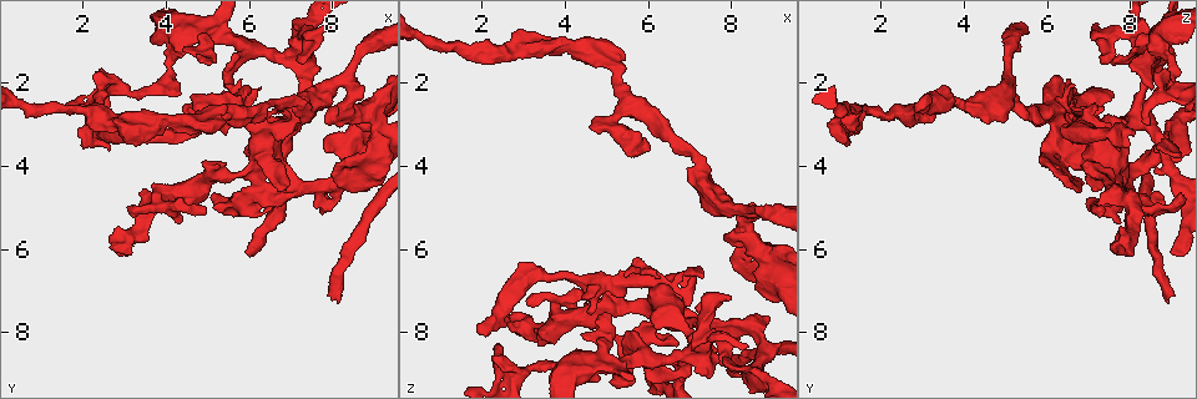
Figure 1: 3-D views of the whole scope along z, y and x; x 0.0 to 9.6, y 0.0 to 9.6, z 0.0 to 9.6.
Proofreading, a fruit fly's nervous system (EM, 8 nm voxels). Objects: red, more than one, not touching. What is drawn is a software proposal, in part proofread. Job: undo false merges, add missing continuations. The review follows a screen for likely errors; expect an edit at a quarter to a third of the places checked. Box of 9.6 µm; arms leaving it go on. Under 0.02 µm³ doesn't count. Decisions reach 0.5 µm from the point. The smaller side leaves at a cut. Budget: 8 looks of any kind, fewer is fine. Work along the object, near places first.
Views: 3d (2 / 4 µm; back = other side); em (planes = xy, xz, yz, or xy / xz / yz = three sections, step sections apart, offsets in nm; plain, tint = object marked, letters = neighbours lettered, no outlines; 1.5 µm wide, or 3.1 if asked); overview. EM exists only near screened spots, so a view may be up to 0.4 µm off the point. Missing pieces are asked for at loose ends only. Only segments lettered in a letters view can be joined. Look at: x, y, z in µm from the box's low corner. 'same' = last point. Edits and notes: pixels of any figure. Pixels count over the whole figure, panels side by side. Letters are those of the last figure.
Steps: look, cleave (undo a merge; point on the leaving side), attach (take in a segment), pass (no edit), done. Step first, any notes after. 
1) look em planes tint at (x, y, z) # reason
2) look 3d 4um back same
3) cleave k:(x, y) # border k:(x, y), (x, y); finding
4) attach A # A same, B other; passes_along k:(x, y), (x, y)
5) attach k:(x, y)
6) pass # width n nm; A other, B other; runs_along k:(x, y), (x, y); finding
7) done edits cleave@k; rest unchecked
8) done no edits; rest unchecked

look em planes letters at (8.85, 4.55, 7.70) # branch stops here

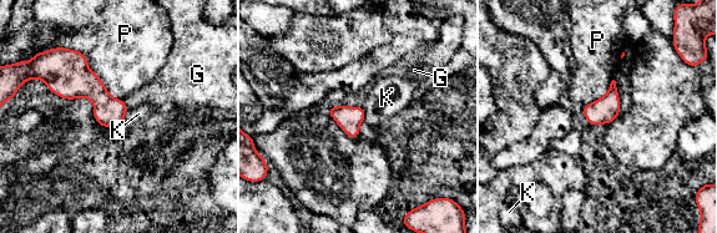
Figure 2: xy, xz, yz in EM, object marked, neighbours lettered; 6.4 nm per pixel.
pass # longest_contact P 480 nm; G other, K other, P other; border 2:(362, 106), (364, 120); none of them fits

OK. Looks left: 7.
look 3d 2um back at (4.65, 2.25, 3.05) # free end

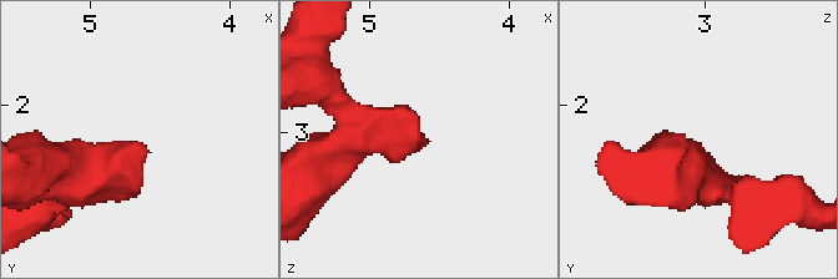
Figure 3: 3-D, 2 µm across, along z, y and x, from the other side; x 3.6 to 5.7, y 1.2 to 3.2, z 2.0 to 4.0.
look em planes letters at (4.62, 2.26, 3.08)

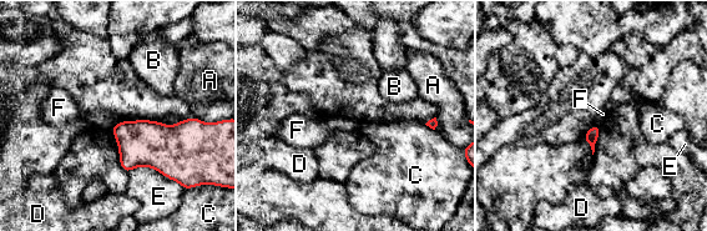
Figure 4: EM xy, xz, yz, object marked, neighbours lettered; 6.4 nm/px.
pass # A other, B other, C other, D other, E other, F other; border 4:(119, 122), (111, 127); none of them fits

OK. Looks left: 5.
look em yz step 4 letters at (2.25, 1.80, 8.55) # an open end

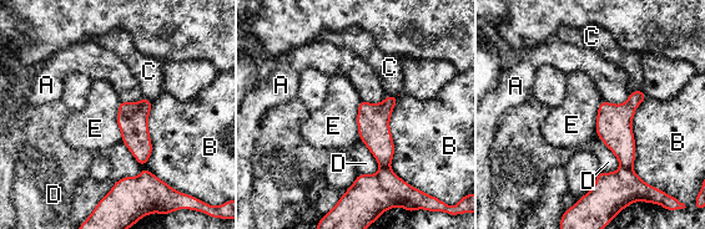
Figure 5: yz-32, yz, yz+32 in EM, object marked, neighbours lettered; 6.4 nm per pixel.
look em planes letters same # another direction

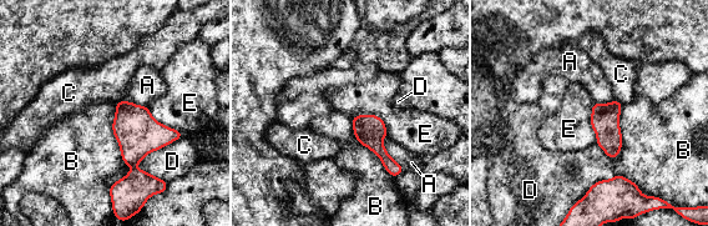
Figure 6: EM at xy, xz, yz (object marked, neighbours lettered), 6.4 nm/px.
pass # longest_contact D 600 nm; A other, B other, C other, D other, E other; border 6:(352, 116), (377, 115), (388, 135); no lettered segment goes on from it

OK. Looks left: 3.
done no edits; rest unchecked

